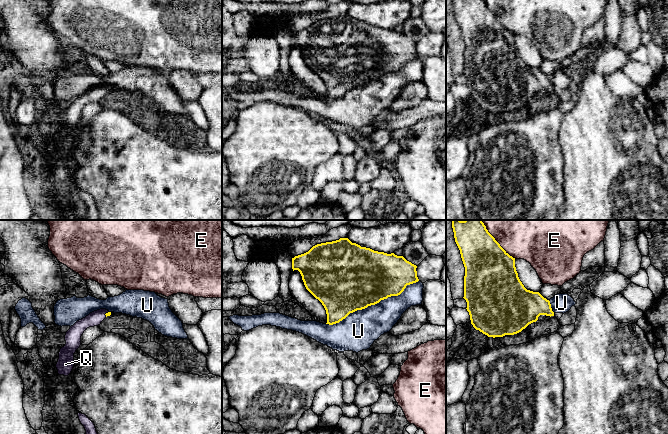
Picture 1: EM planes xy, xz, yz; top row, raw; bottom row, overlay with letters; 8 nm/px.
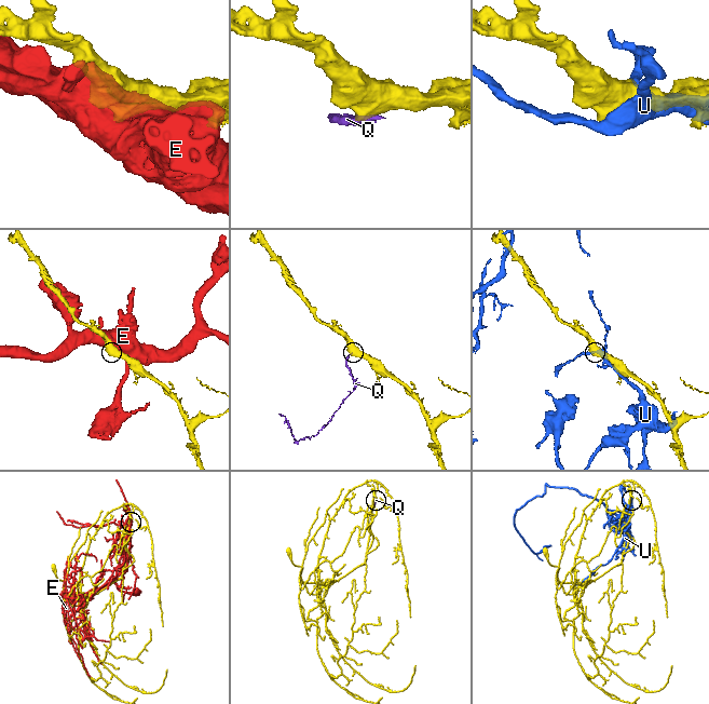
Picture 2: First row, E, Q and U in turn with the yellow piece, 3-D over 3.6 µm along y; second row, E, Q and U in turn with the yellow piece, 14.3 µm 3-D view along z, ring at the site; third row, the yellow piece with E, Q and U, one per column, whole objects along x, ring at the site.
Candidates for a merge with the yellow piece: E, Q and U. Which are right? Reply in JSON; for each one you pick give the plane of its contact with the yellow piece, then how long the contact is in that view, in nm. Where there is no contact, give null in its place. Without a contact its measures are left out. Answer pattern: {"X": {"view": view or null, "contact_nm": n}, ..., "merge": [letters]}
{"Q": {"view": "xy", "contact_nm": 50}, "merge": ["Q"]}

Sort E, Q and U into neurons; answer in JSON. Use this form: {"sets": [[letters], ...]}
{"sets": [["E"], ["Q"], ["U"]]}

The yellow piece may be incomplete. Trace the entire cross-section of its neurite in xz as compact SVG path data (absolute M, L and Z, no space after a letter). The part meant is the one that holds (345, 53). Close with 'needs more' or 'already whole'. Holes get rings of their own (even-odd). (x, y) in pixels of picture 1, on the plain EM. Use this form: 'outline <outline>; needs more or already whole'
outline M348 14L317 20L308 28L292 34L293 47L300 48L306 65L322 79L329 101L339 99L357 86L400 71L407 61L419 57L416 44L403 32L361 23Z; already whole

